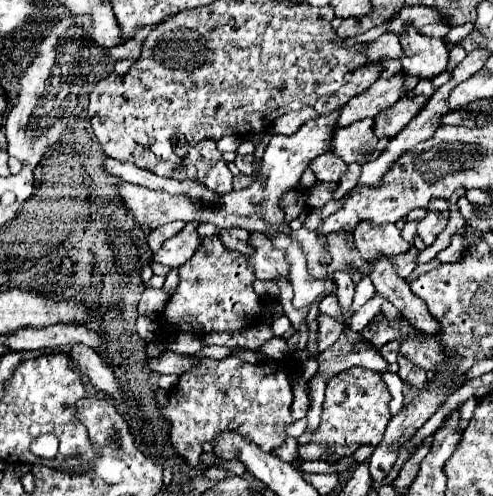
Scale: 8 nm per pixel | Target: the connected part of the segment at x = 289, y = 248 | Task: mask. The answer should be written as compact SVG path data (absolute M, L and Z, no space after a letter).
M281 233L275 235L273 243L277 249L283 249L287 253L287 261L291 265L289 279L291 279L291 285L295 291L293 305L297 309L301 309L303 305L313 305L317 297L333 293L333 289L337 289L337 285L329 283L329 279L315 279L309 275L307 263L305 263L305 253L287 235L281 235Z

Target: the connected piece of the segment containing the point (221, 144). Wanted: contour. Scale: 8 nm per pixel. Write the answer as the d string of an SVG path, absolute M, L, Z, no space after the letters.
M234 135L225 136L221 138L216 144L217 148L220 152L236 152L237 147L241 143L241 139L239 137L235 137Z

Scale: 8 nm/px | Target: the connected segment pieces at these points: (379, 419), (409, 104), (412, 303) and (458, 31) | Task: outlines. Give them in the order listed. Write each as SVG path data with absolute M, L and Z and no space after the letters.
M351 367L343 373L337 373L327 383L321 425L313 433L311 443L299 447L299 457L307 459L307 461L317 461L321 455L349 457L361 445L377 447L382 441L387 423L391 419L389 401L391 401L391 393L389 393L387 385L383 383L381 373L375 373L375 371L363 369L363 367Z
M415 95L415 97L403 97L403 103L395 103L381 111L375 117L375 131L377 137L395 137L425 105L429 97Z
M377 259L377 263L373 263L373 271L369 279L373 281L375 291L383 295L387 301L391 301L415 329L429 335L435 335L437 331L441 331L441 325L427 311L423 299L415 297L407 281L395 273L391 259Z
M465 23L465 25L461 25L461 27L451 29L451 31L443 37L443 41L445 41L445 45L459 45L471 31L473 31L473 25Z

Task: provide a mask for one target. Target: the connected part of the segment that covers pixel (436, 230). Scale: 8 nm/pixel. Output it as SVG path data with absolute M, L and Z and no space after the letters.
M429 211L427 217L419 221L417 235L423 239L425 245L431 245L437 239L437 235L447 227L447 221L449 221L449 211L441 211L441 213Z

